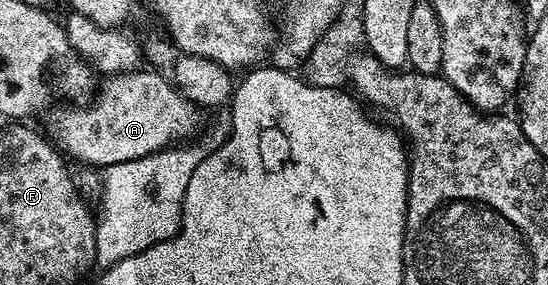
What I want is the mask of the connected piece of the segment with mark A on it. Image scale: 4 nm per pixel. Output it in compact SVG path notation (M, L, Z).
M142 71L107 75L103 79L106 81L103 84L101 81L96 95L85 106L51 107L45 113L45 131L52 137L53 143L67 157L75 156L101 170L116 162L128 162L132 158L163 152L193 137L190 135L202 124L203 109L186 98L183 91L177 90L160 73Z

